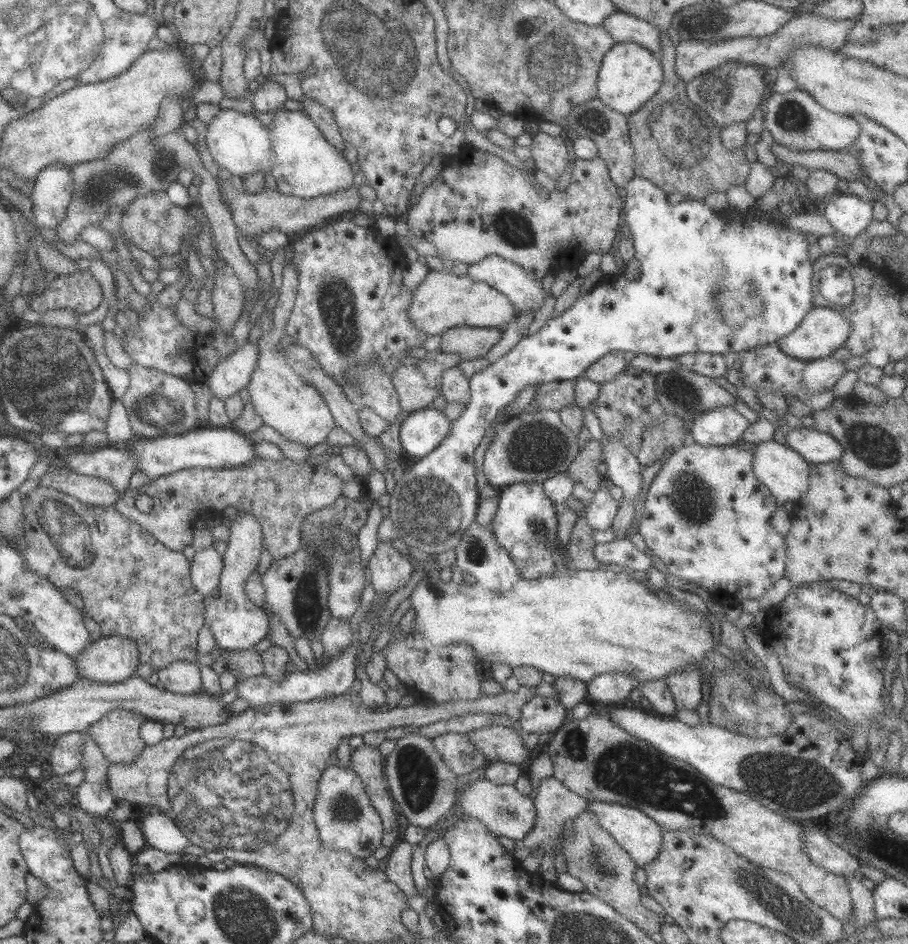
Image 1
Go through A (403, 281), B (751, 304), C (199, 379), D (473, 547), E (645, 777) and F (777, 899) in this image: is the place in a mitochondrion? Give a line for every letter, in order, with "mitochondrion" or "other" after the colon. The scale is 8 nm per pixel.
A: other
B: mitochondrion
C: other
D: mitochondrion
E: mitochondrion
F: mitochondrion

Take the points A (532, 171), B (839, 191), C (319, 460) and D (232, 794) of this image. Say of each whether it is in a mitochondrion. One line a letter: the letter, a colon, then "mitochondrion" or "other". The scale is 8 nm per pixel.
A: other
B: other
C: other
D: mitochondrion

